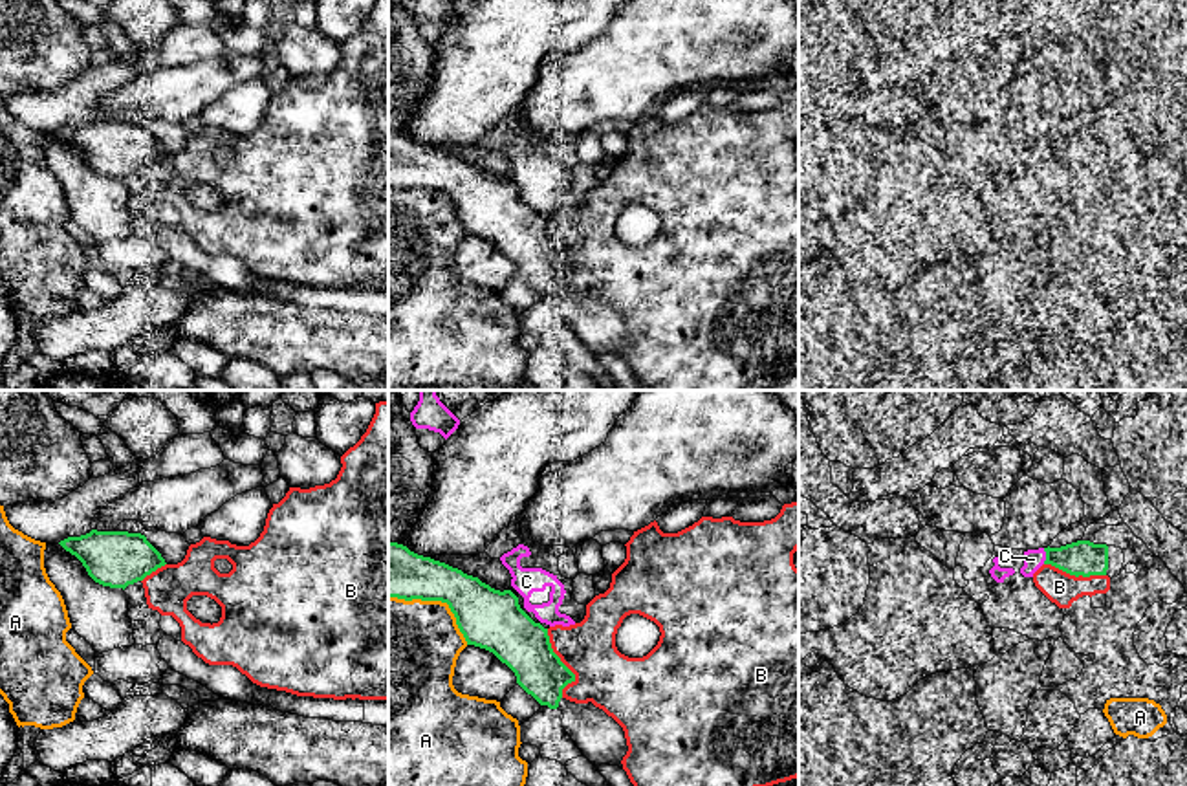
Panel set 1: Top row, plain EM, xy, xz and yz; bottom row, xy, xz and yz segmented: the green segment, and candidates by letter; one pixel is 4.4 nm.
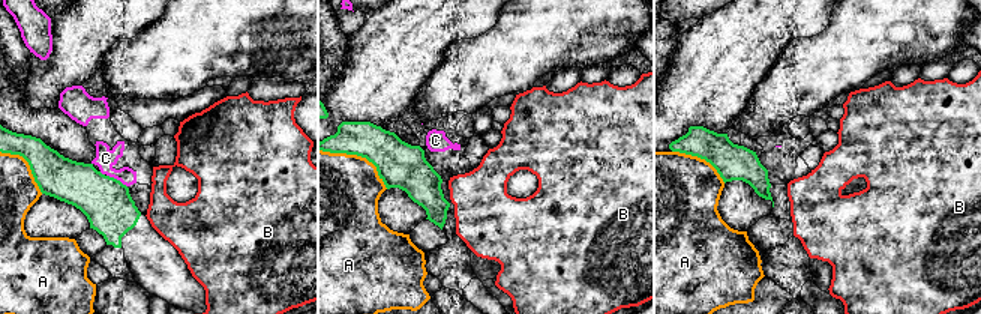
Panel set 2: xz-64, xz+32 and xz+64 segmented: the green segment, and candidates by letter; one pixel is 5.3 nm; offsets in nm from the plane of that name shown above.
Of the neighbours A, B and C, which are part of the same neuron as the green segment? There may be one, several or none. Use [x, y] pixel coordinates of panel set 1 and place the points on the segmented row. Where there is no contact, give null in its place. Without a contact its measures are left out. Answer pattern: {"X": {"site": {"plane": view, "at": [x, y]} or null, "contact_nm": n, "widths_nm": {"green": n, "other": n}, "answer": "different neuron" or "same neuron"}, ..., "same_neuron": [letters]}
{"A": {"site": {"plane": "xz", "at": [438, 600]}, "contact_nm": 400, "widths_nm": {"green": 260, "other": 420}, "answer": "different neuron"}, "B": {"site": {"plane": "xz", "at": [563, 664]}, "contact_nm": 320, "widths_nm": {"green": 220, "other": 260}, "answer": "different neuron"}, "C": {"site": {"plane": "yz", "at": [1046, 556]}, "contact_nm": 70, "widths_nm": {"green": 160, "other": 90}, "answer": "different neuron"}, "same_neuron": []}

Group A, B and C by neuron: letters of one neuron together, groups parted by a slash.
A / B / C

